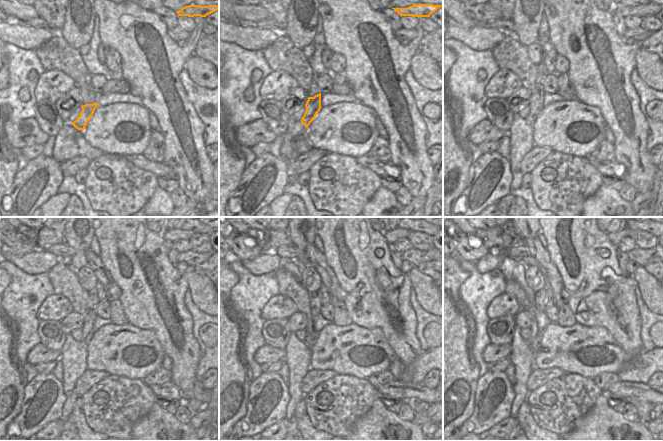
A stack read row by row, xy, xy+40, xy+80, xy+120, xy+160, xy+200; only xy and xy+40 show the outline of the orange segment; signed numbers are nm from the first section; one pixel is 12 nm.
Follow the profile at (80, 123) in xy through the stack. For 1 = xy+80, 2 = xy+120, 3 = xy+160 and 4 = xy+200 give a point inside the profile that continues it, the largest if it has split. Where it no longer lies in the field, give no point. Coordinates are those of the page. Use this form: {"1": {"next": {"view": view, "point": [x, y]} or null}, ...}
{"1": {"next": {"view": "xy+80", "point": [536, 105]}}, "2": {"next": {"view": "xy+120", "point": [87, 330]}}, "3": {"next": {"view": "xy+160", "point": [315, 297]}}, "4": {"next": {"view": "xy+200", "point": [539, 301]}}}

